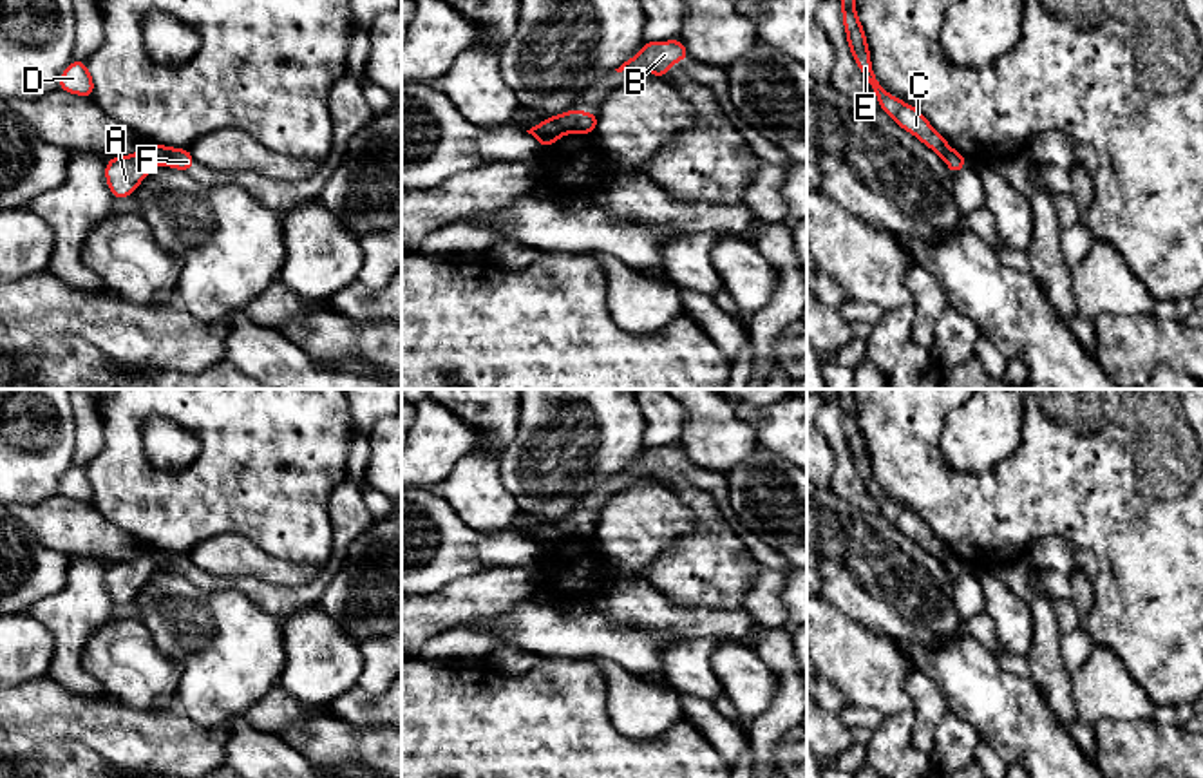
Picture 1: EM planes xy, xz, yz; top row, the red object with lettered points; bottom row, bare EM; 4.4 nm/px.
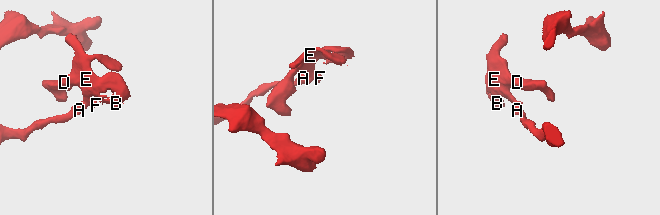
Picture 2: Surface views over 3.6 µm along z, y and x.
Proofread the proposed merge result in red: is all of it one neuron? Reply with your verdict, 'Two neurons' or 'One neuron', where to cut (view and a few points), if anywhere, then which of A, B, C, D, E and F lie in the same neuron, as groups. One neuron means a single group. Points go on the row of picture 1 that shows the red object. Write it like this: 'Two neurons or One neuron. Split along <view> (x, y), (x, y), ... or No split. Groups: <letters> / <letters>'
Two neurons. Split along xy (145, 147), (160, 163). Groups: A / B C D E F

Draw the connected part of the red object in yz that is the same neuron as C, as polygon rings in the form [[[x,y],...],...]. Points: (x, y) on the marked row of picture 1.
[[[841,0],[843,11],[841,20],[847,33],[847,45],[863,72],[865,80],[872,87],[874,94],[879,100],[879,107],[890,116],[903,130],[914,134],[923,145],[932,148],[943,159],[950,154],[952,147],[948,141],[930,125],[930,121],[910,103],[901,101],[899,98],[886,92],[879,80],[874,74],[870,62],[870,49],[863,25],[857,18],[856,0]]]

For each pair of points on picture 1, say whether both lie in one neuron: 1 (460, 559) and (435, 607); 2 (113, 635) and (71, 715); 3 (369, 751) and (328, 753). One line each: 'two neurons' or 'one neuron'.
1: two neurons
2: two neurons
3: one neuron

